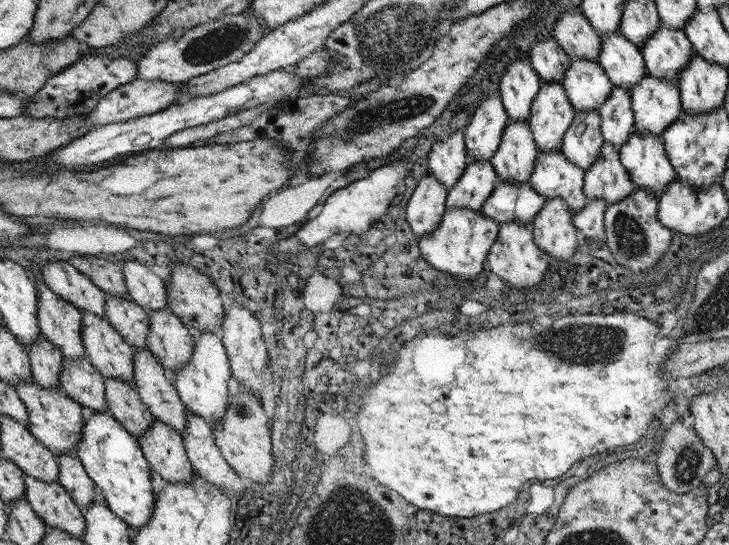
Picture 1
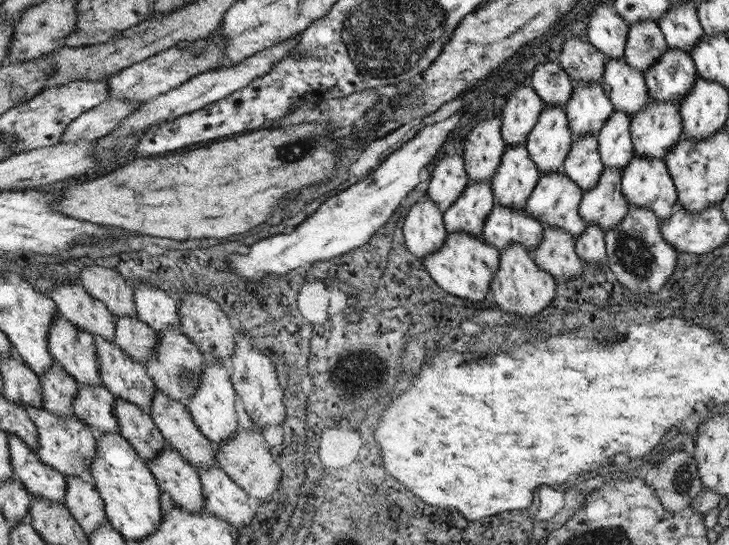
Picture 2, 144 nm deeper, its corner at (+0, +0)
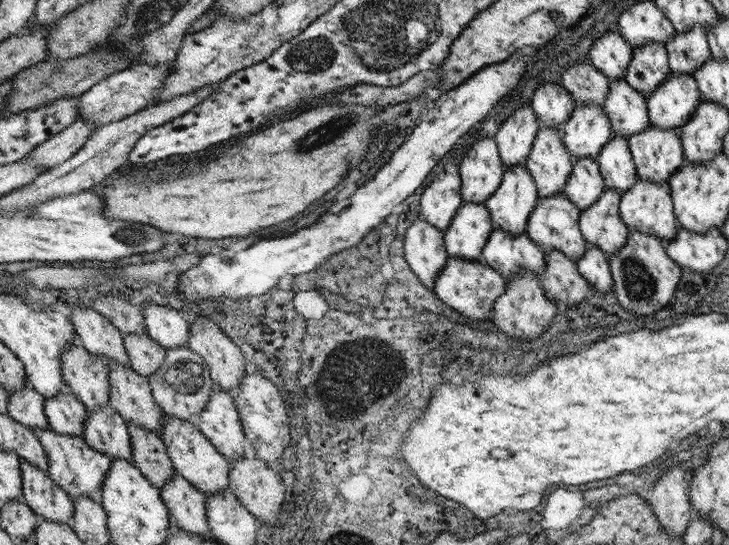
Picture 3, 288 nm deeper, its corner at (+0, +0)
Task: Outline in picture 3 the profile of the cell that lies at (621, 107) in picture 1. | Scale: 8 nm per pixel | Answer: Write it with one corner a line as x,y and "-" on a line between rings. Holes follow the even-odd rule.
611,136
603,150
595,156
605,188
615,188
617,194
625,194
637,180
637,168
631,156
629,140
623,136

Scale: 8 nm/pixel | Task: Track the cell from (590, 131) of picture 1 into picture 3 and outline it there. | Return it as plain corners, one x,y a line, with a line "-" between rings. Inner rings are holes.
583,156
573,160
573,172
563,188
563,194
575,204
575,208
579,208
579,212
583,212
589,210
605,192
603,182
605,180
599,172
597,162

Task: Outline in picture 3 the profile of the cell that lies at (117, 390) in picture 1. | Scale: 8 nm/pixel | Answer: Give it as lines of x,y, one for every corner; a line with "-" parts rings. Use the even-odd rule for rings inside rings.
135,422
125,424
129,438
131,438
131,452
133,452
133,466
143,472
143,478
151,482
155,488
163,488
175,468
171,464
169,452
157,432
147,432
143,426
135,426

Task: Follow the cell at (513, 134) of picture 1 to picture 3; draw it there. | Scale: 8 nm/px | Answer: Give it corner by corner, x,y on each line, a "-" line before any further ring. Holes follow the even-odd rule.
507,166
499,190
485,200
493,226
507,234
523,234
537,206
537,184
525,166

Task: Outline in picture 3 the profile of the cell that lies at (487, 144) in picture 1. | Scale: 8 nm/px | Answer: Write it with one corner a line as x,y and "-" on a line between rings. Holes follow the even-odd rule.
495,130
487,132
487,138
473,144
457,168
463,202
485,202
499,190
499,184
503,182
505,166
493,134

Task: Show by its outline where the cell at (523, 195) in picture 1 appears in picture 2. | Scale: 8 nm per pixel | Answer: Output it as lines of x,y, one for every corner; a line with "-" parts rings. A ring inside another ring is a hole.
495,204
485,220
481,238
495,246
497,252
505,252
513,242
527,248
527,252
535,252
543,240
543,224
525,212
525,208
513,210

